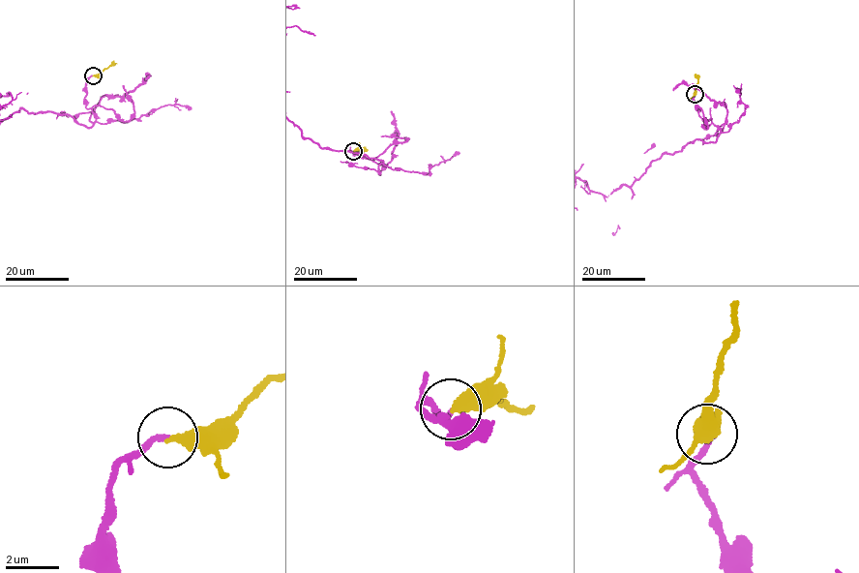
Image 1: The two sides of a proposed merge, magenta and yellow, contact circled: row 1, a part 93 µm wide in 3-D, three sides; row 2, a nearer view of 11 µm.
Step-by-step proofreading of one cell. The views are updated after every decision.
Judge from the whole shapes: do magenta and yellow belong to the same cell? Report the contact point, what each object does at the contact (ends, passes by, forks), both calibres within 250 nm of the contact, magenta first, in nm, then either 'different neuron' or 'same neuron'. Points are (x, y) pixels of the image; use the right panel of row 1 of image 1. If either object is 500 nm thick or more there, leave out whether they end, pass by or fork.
at (695, 94); magenta ends there; yellow ends there; 200 nm thick on the magenta side, 360 nm on the other; same neuron

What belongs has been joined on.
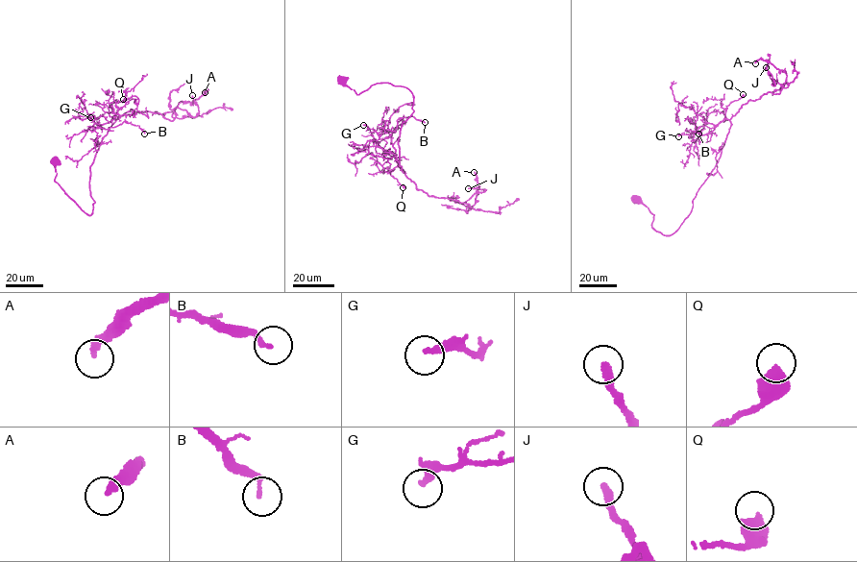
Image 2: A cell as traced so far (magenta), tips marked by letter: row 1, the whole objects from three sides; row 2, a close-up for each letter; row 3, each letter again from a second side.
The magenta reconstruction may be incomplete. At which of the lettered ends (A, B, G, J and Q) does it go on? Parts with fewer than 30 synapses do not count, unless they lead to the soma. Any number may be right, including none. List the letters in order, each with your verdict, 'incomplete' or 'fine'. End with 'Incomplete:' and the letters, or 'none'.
A: incomplete
B: fine
G: fine
J: incomplete
Q: fine
Incomplete: A, J

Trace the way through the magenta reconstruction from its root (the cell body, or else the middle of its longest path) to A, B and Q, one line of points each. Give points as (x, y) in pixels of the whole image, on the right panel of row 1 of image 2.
A: (635, 199), (654, 214), (655, 230), (678, 228), (718, 161), (731, 118), (783, 87), (785, 71), (755, 63)
B: (635, 199), (654, 214), (655, 230), (678, 228), (730, 121), (697, 140), (686, 130), (698, 134)
Q: (635, 199), (654, 214), (655, 230), (676, 231), (720, 157), (731, 124), (723, 119), (726, 108), (743, 94)

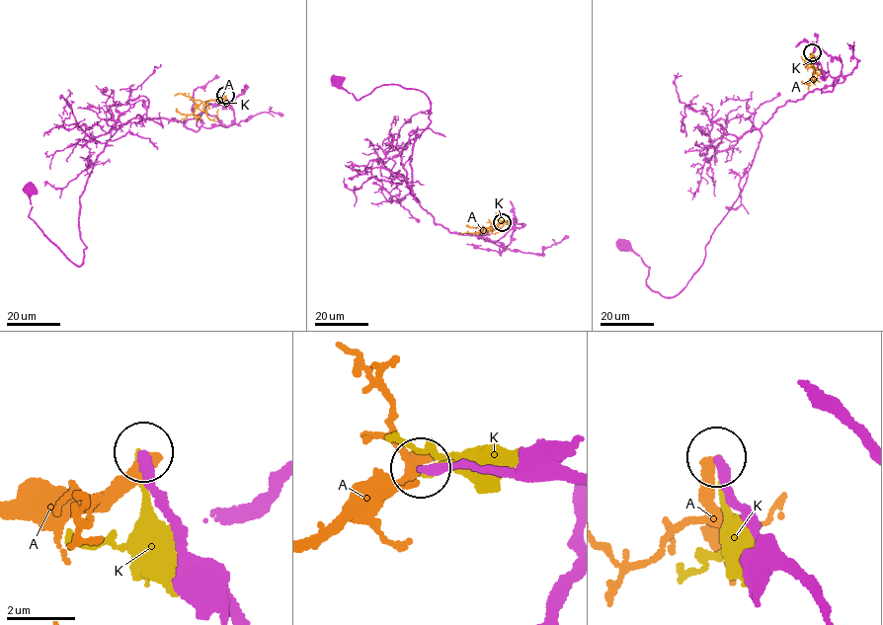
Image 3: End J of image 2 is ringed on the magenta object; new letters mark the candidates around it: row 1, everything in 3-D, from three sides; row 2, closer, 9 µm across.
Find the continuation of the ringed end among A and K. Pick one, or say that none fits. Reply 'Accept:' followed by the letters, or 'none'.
Accept: none

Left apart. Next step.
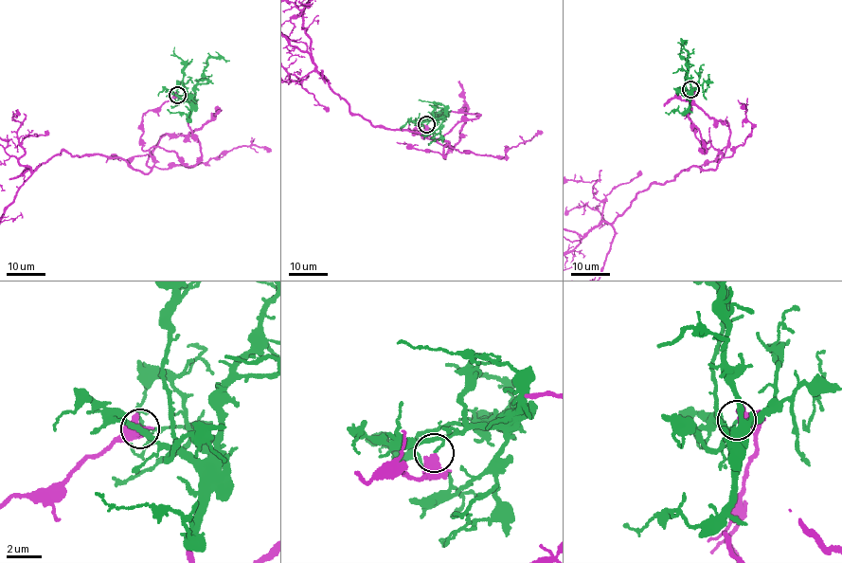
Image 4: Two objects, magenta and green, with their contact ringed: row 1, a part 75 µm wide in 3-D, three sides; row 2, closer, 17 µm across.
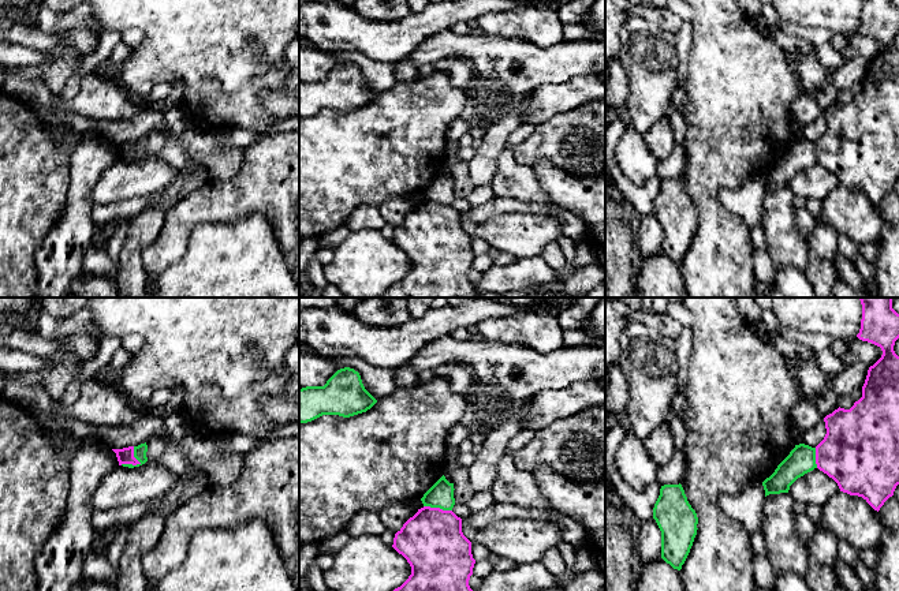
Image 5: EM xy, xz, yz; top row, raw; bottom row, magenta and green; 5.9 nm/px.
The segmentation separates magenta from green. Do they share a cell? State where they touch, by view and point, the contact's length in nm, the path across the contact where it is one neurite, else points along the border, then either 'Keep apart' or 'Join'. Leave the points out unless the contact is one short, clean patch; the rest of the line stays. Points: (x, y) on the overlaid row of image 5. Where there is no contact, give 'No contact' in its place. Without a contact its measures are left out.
Touches magenta at xy (137, 463). Shared border 140 nm. Boundary: xy (134, 447), (134, 457), (138, 462), (135, 464), (120, 464). Keep apart

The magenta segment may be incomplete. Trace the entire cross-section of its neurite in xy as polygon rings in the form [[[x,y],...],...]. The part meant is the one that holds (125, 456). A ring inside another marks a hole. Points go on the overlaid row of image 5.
[[[134,446],[123,448],[123,449],[112,449],[116,453],[119,465],[122,464],[141,464],[135,457],[134,457]]]

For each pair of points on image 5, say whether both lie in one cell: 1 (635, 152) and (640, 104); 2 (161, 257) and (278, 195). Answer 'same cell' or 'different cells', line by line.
1: different cells
2: same cell

